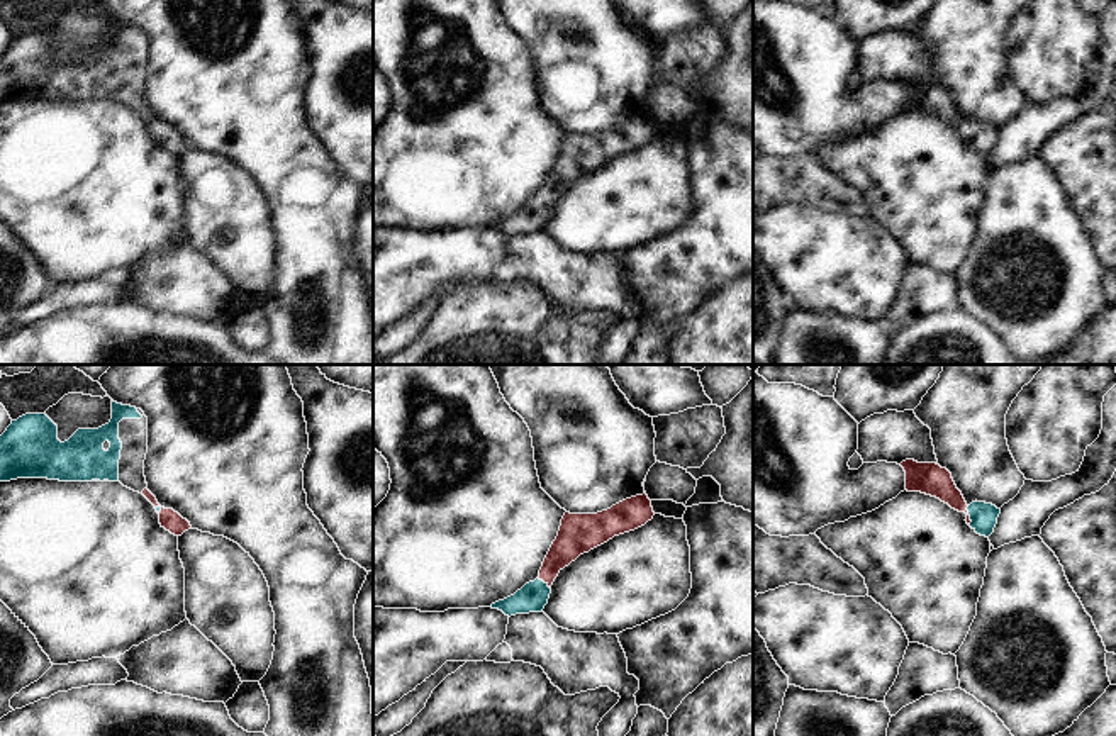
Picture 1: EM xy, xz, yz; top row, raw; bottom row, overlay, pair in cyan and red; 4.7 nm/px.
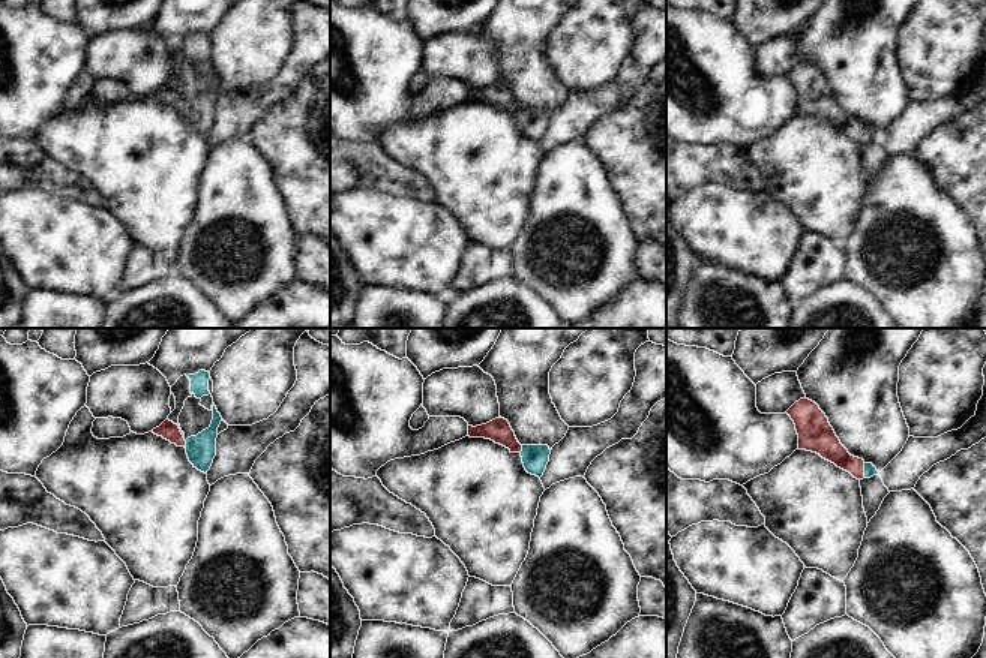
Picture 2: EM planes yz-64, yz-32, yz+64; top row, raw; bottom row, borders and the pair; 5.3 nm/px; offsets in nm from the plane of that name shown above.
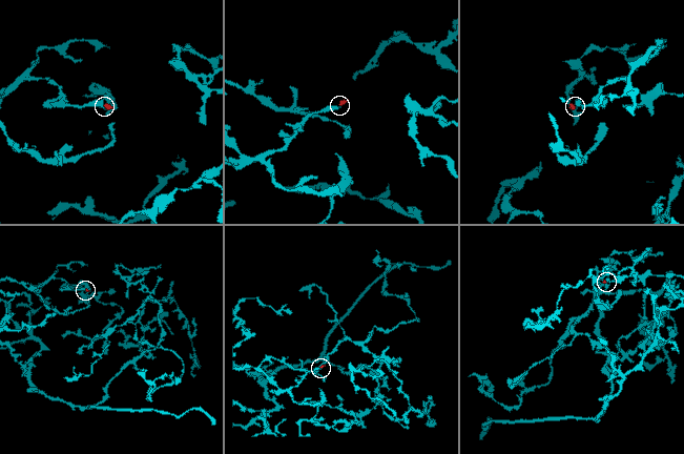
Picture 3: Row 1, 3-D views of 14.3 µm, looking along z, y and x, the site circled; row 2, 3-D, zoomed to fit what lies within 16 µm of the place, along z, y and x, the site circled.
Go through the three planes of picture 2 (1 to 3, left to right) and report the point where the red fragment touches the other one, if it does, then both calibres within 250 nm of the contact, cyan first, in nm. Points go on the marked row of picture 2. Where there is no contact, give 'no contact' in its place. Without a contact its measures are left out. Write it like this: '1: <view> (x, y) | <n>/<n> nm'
1: yz-64 (186, 444) | 160/100 nm
2: yz-32 (523, 448) | 140/130 nm
3: yz+64 (865, 471) | 60/140 nm

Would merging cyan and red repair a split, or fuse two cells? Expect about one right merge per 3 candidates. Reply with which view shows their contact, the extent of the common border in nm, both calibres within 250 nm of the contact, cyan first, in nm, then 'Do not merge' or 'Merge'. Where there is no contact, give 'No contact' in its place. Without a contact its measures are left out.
Touches cyan in yz. Shared border 100 nm. Thickness 130 nm (cyan) against 150 nm. Merge

